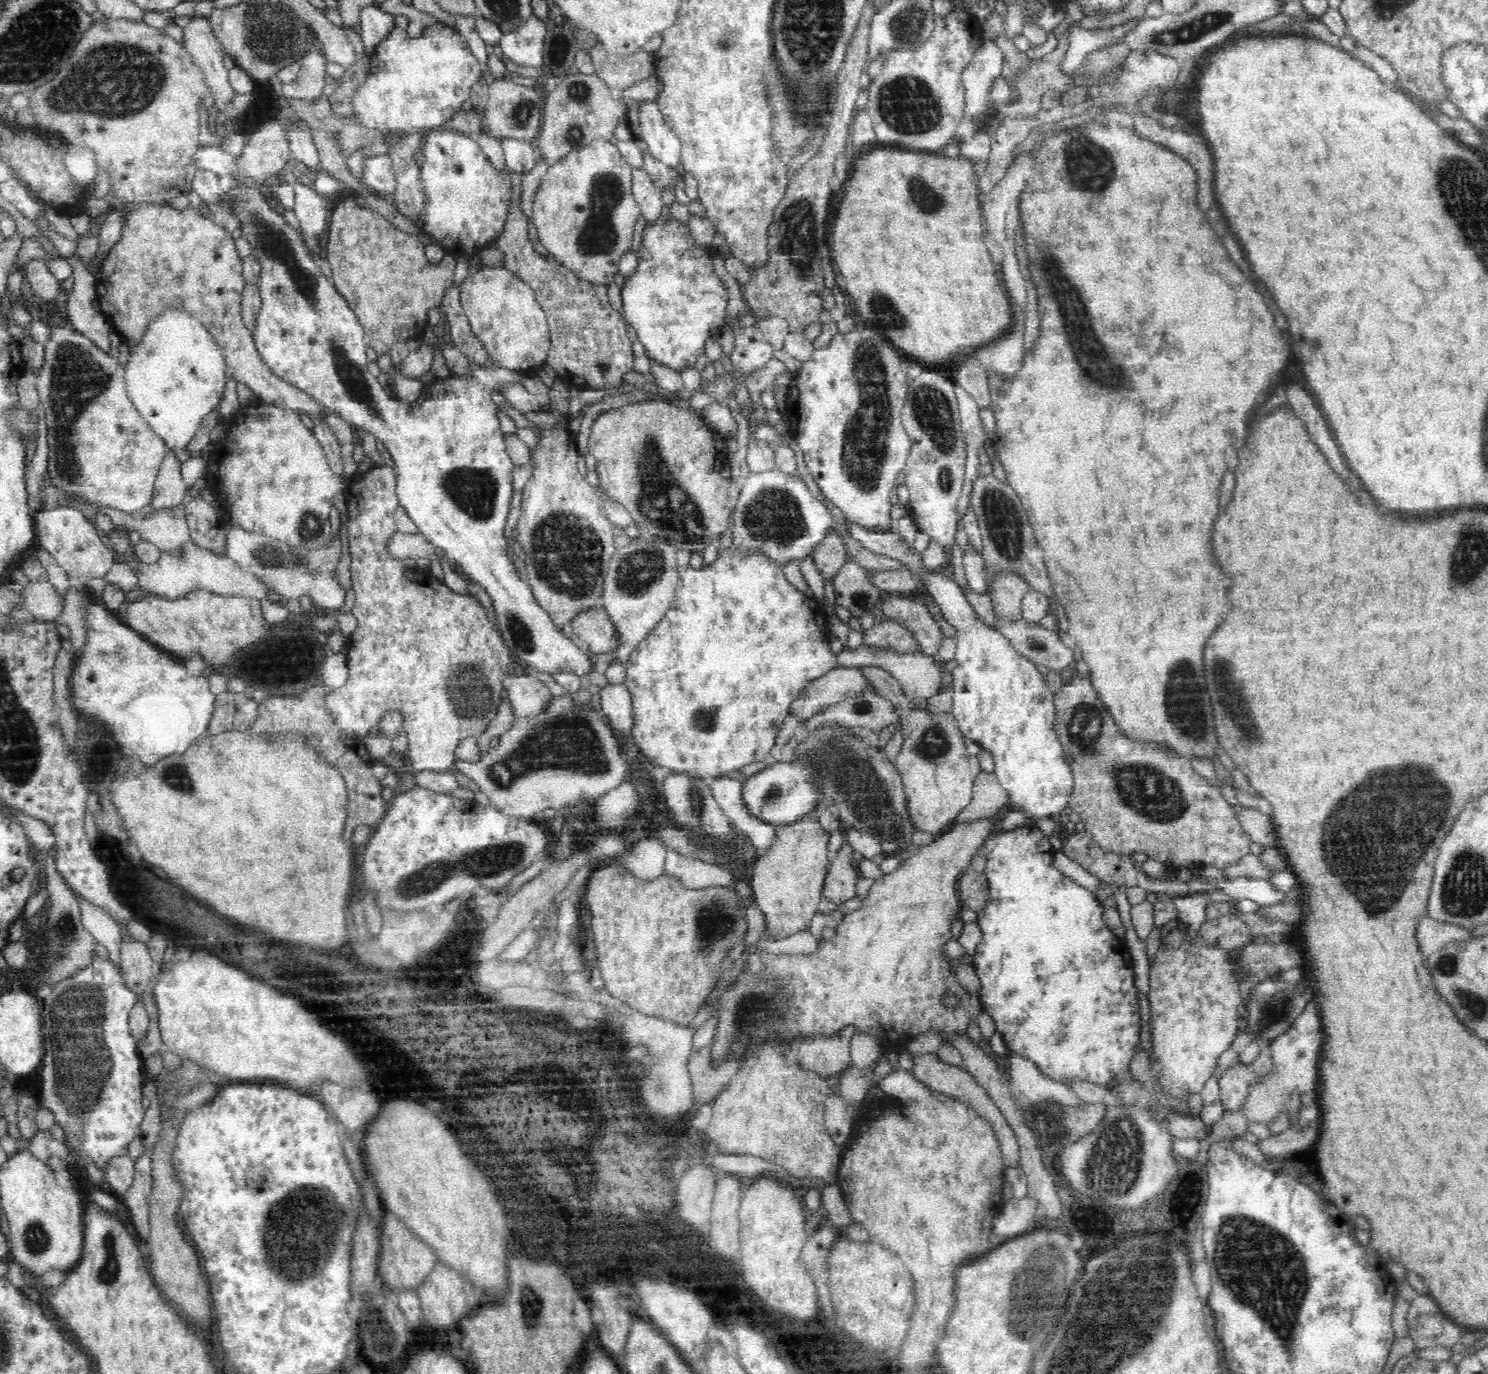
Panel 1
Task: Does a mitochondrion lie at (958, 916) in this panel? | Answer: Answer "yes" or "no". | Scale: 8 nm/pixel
no

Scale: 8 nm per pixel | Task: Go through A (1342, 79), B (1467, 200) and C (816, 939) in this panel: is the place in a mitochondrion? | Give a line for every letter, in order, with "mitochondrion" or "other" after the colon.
A: other
B: mitochondrion
C: other

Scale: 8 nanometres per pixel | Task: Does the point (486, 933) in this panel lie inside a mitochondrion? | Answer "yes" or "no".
no

